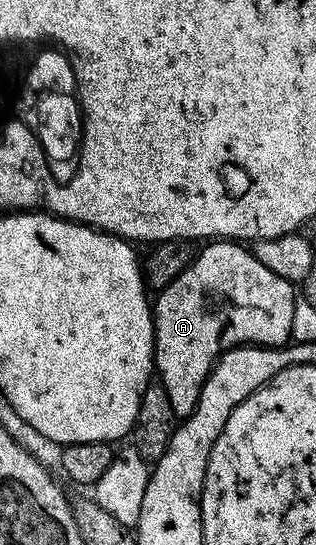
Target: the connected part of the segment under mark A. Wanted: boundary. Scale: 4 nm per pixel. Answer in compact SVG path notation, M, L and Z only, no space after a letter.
M213 240L202 250L196 251L192 262L186 266L184 272L179 276L172 278L167 285L160 287L161 294L152 303L151 309L153 312L153 365L155 367L156 377L159 379L159 385L167 392L167 397L171 400L171 408L175 412L178 420L187 417L195 408L195 404L199 400L199 392L203 388L203 384L207 380L207 376L211 372L211 368L217 363L217 357L229 350L233 346L283 346L291 339L291 319L294 312L294 304L297 301L299 294L295 292L294 283L283 280L283 276L275 276L275 272L271 272L271 268L267 268L267 264L259 264L259 260L252 252L252 249L245 250L240 241L237 240Z

